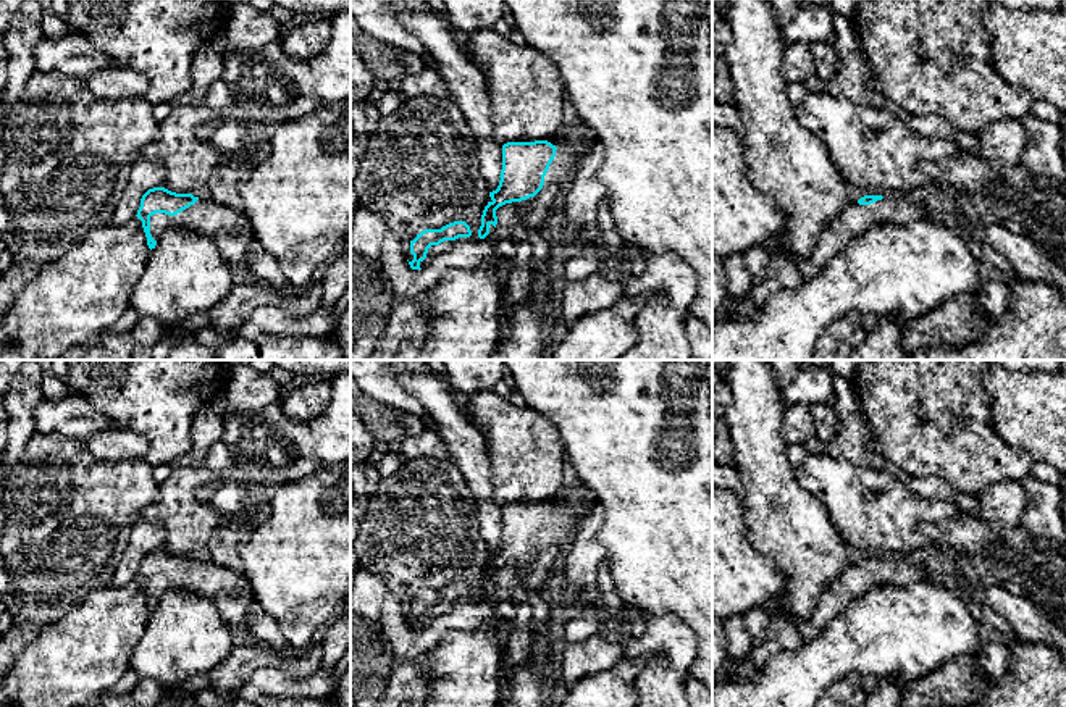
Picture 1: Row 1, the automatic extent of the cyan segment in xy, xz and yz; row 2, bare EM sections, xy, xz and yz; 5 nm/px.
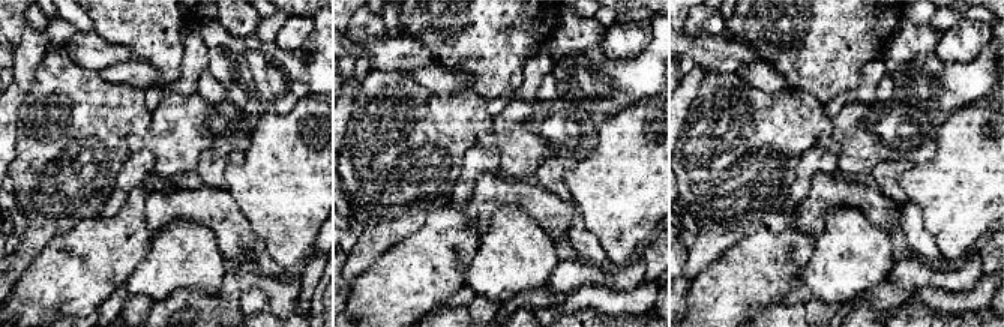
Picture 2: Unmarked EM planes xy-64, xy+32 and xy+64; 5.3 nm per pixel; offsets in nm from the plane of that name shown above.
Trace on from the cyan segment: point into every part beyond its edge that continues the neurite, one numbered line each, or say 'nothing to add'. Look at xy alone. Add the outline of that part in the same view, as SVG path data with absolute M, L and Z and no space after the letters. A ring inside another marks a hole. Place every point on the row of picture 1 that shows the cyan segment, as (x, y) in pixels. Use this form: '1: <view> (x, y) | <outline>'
1: xy (230, 230) | M199 199L174 216L165 213L150 216L150 234L157 242L162 232L171 226L181 226L212 239L229 266L250 268L249 250L255 236L242 210L229 208L212 199Z

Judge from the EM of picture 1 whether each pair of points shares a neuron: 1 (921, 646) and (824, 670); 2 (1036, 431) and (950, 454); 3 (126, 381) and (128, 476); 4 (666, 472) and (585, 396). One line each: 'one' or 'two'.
1: one
2: two
3: two
4: one

